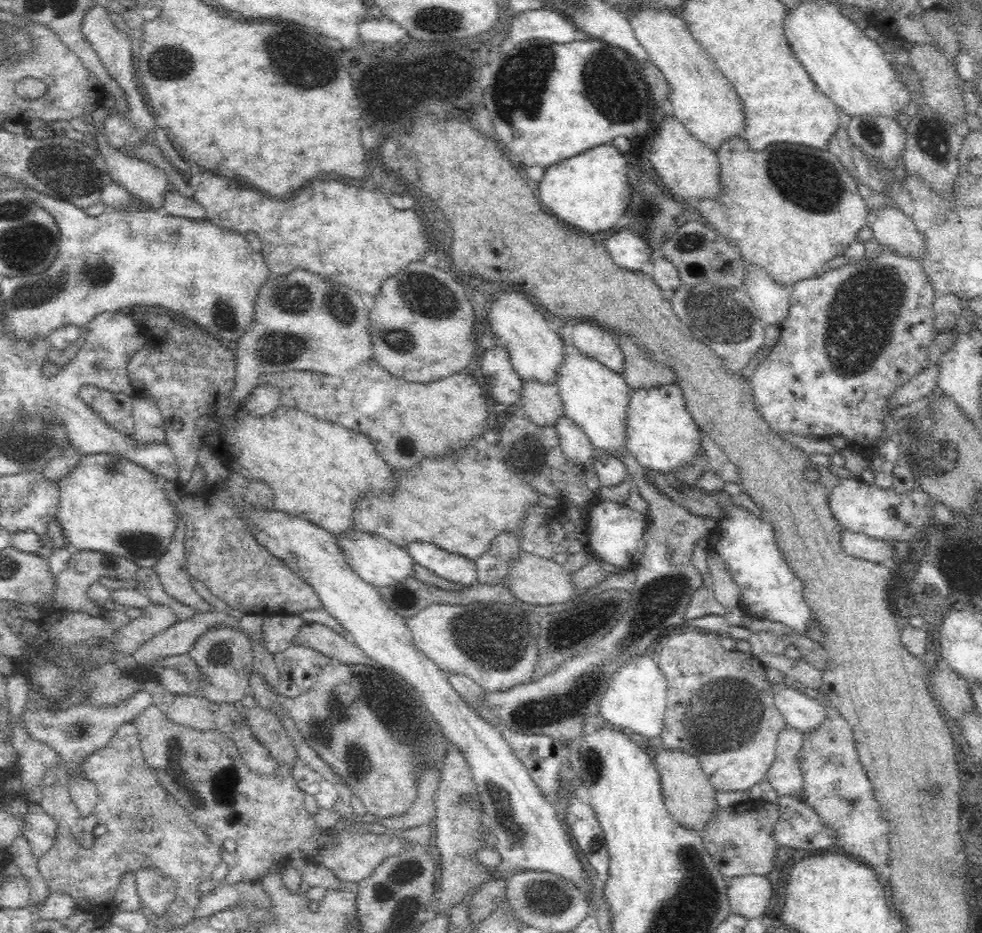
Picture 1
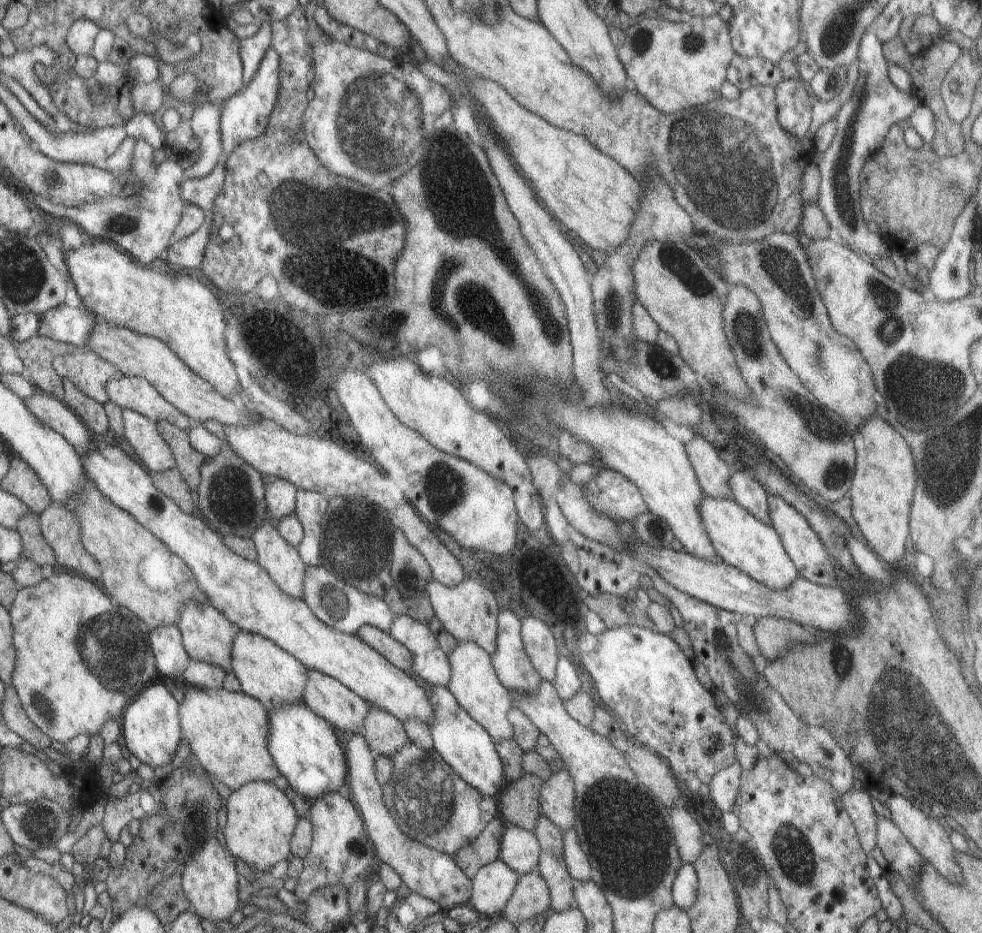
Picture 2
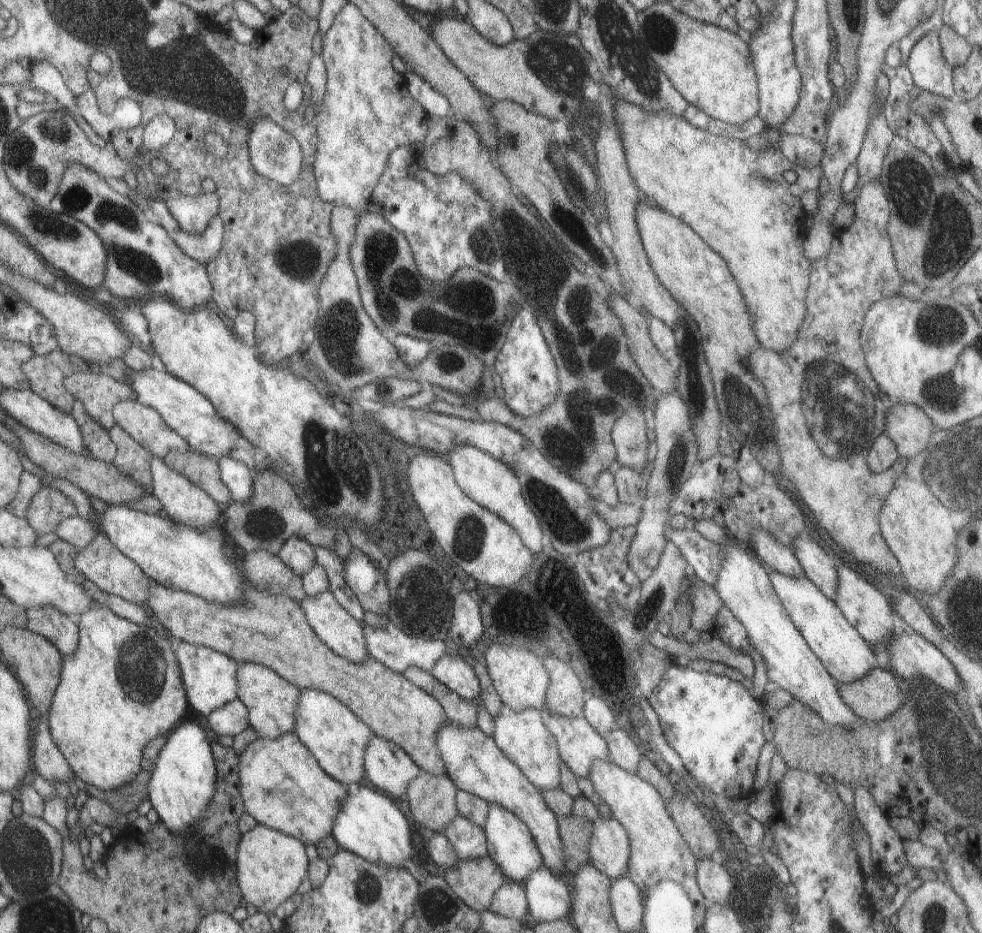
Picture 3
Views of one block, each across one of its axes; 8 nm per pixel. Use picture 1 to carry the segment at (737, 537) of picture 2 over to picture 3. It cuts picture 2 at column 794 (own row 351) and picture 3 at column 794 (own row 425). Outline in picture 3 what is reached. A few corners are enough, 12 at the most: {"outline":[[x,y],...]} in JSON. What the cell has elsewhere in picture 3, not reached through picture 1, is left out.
{"outline":[[767,576],[835,682],[877,668],[869,644],[805,576]]}

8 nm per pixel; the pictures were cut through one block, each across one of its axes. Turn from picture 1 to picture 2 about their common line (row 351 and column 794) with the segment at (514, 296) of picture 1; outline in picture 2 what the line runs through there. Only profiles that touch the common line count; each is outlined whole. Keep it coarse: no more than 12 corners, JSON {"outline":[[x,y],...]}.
{"outline":[[769,494],[771,526],[797,574],[835,586],[833,562],[807,518]]}

